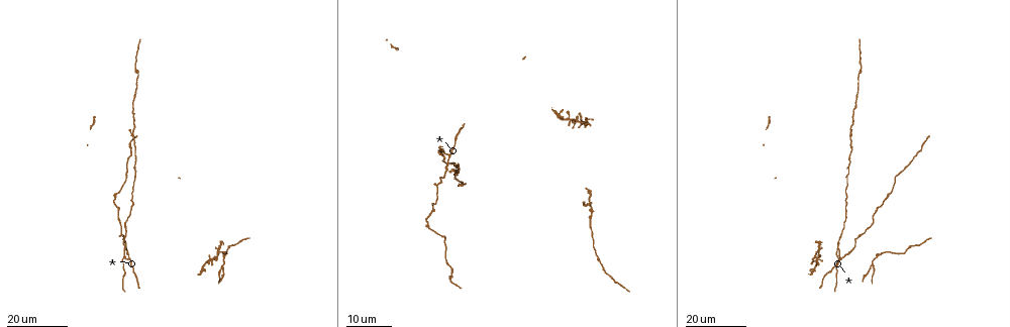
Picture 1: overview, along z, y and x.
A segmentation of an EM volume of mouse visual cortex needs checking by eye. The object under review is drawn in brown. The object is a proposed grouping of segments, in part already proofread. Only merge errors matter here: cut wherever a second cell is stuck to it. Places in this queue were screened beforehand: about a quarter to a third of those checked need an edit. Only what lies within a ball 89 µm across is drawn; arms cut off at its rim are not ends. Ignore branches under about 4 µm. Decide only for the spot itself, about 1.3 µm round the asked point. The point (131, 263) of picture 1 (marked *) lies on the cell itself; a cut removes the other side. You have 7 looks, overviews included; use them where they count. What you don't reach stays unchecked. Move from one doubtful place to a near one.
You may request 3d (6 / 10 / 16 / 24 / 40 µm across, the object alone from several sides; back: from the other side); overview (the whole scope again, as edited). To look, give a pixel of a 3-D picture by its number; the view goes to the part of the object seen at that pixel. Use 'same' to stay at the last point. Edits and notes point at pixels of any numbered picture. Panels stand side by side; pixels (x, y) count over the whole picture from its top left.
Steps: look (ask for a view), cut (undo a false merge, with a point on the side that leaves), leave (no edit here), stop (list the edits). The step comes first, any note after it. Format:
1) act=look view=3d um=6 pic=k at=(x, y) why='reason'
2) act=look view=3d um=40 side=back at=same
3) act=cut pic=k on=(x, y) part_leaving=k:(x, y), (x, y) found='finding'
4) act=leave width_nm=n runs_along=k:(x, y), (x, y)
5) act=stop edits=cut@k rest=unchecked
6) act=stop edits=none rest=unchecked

act=look view=3d um=24 pic=1 at=(849, 134) why='two arms in line, one across'

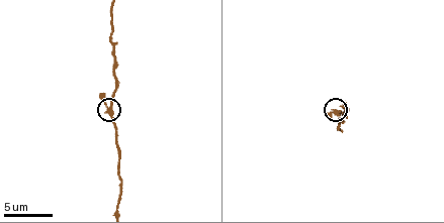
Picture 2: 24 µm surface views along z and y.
act=look view=3d um=10 pic=2 at=(110, 108)

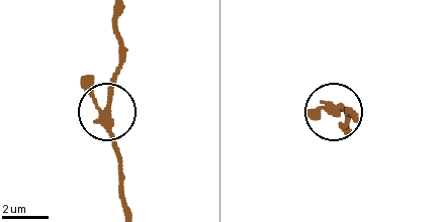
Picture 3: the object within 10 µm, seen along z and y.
act=leave side_arm_um=36 runs_along=3:(126, 208), (109, 109), (109, 86), (120, 53) found='one cell here'

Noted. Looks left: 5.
act=look view=3d um=16 pic=1 at=(873, 264) why='three arms meet'

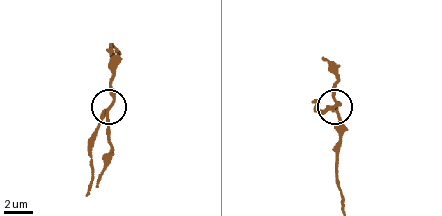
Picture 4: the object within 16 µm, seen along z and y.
act=look view=3d um=10 pic=4 at=(109, 106) why='closer look'

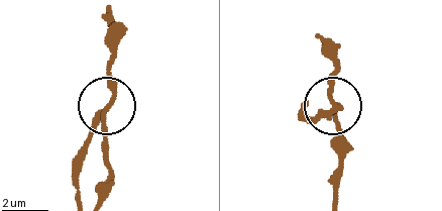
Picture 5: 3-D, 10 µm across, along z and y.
act=cut pic=5 on=(93, 130) width_nm=220 part_leaving=5:(109, 107), (80, 169), (80, 198) found='two cells meet here'

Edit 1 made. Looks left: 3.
act=look view=overview

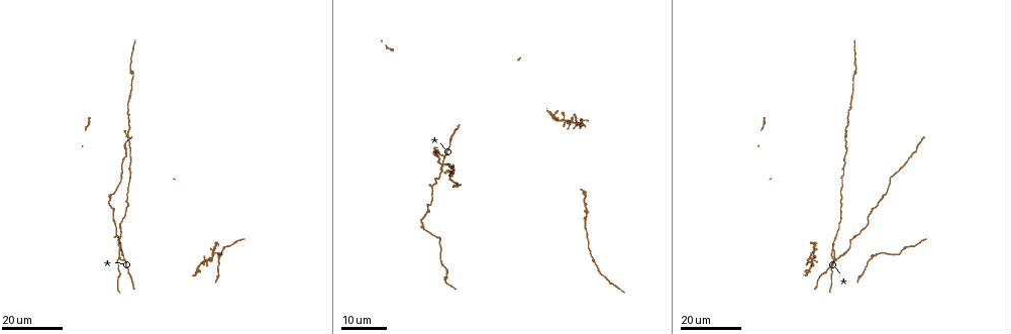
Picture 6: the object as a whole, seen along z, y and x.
act=look view=3d um=24 pic=6 at=(431, 188) why='thick turns thin'

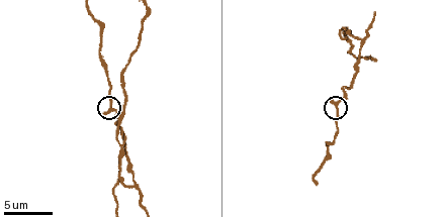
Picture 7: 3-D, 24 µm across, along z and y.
act=look view=3d um=6 pic=7 at=(338, 109)

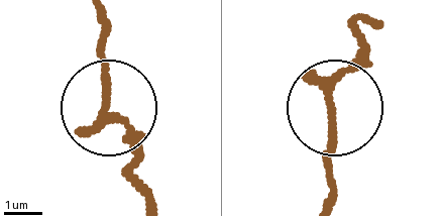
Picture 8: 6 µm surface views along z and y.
act=leave runs_along=8:(153, 197), (131, 139), (105, 116), (105, 16) found='all the same cell'

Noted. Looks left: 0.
act=stop edits=cut@5 rest=unchecked

